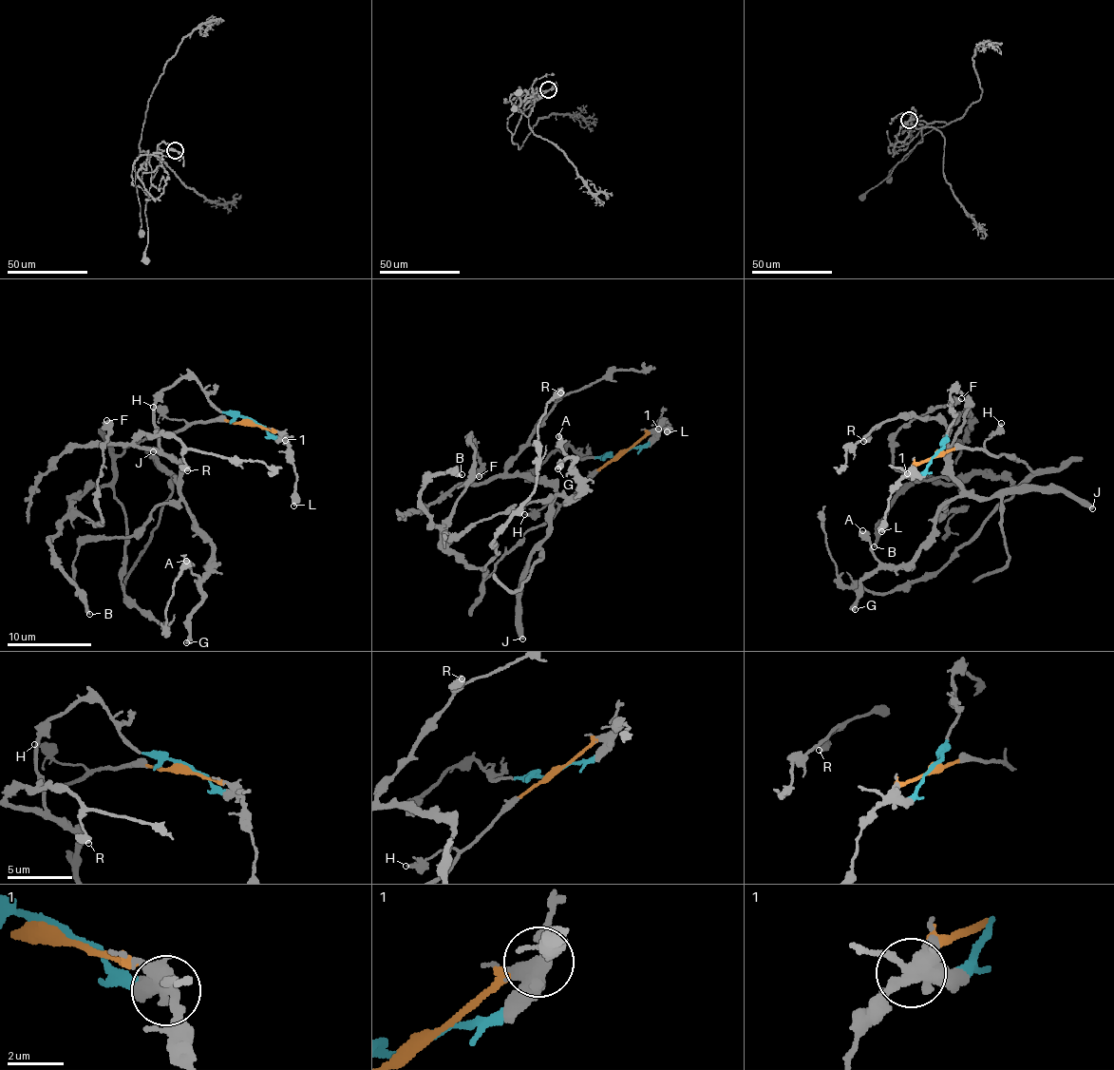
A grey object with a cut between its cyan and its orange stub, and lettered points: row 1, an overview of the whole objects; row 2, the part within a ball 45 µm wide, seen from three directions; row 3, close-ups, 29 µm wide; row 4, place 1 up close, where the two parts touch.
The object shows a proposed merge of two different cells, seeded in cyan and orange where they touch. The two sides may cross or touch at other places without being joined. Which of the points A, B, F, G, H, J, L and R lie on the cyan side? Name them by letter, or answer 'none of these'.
A, G, J, R

